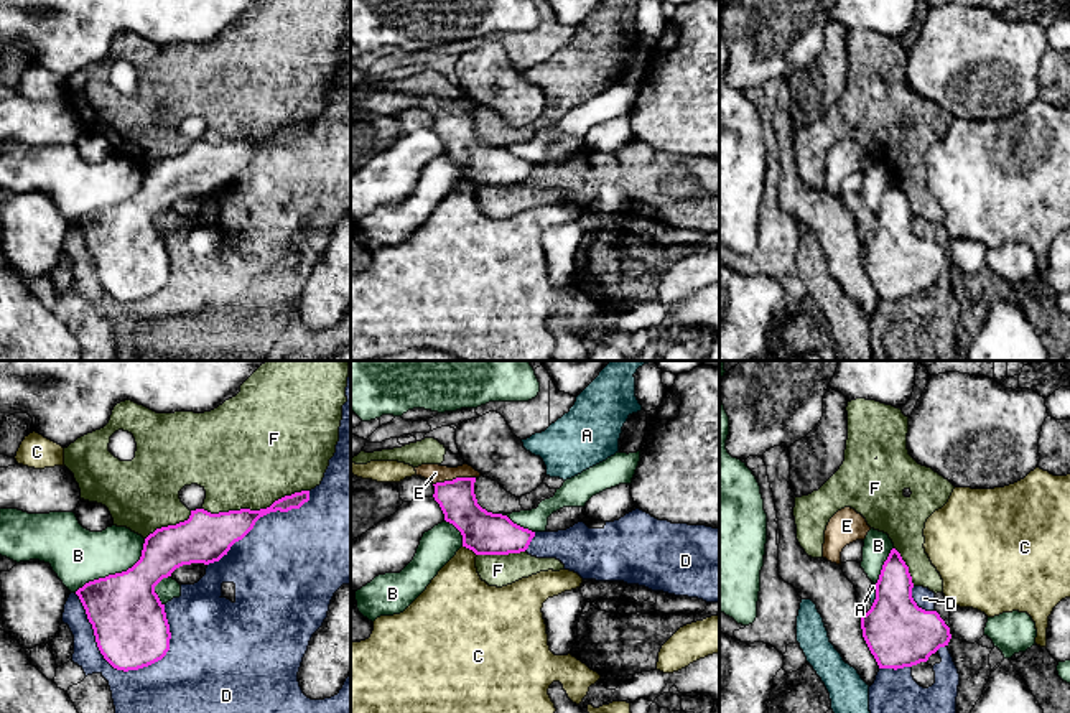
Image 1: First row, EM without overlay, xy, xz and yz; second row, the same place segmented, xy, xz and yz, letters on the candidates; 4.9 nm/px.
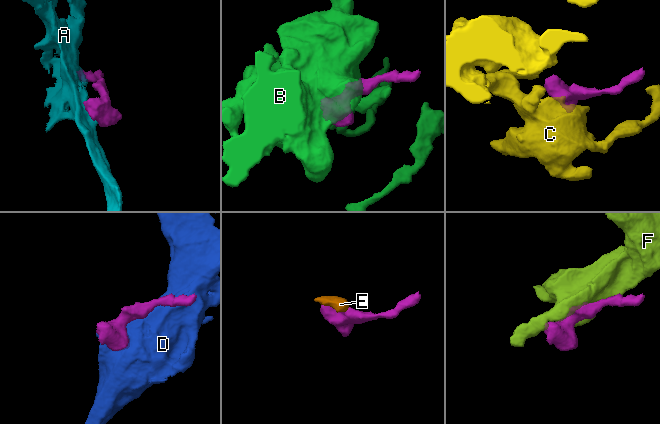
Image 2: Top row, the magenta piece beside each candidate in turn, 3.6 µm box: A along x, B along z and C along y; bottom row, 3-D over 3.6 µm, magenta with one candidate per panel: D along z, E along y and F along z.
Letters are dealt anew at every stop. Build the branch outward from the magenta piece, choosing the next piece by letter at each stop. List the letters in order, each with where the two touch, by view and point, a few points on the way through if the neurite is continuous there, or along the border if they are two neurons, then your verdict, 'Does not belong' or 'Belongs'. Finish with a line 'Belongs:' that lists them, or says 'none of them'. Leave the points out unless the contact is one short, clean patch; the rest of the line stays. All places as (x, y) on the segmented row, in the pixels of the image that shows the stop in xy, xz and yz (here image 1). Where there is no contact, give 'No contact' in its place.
A: Touches magenta at yz (876, 595). Boundary: yz (876, 585), (876, 598), (871, 603). Does not belong
B: Touches magenta at xy (116, 573). Does not belong
C: Touches magenta at xz (469, 549). Boundary: xz (463, 545), (476, 555). Does not belong
D: Touches magenta at xy (106, 659). Does not belong
E: Touches magenta at xz (453, 479). Does not belong
F: Touches magenta at xy (255, 511). Does not belong
Belongs: none of them

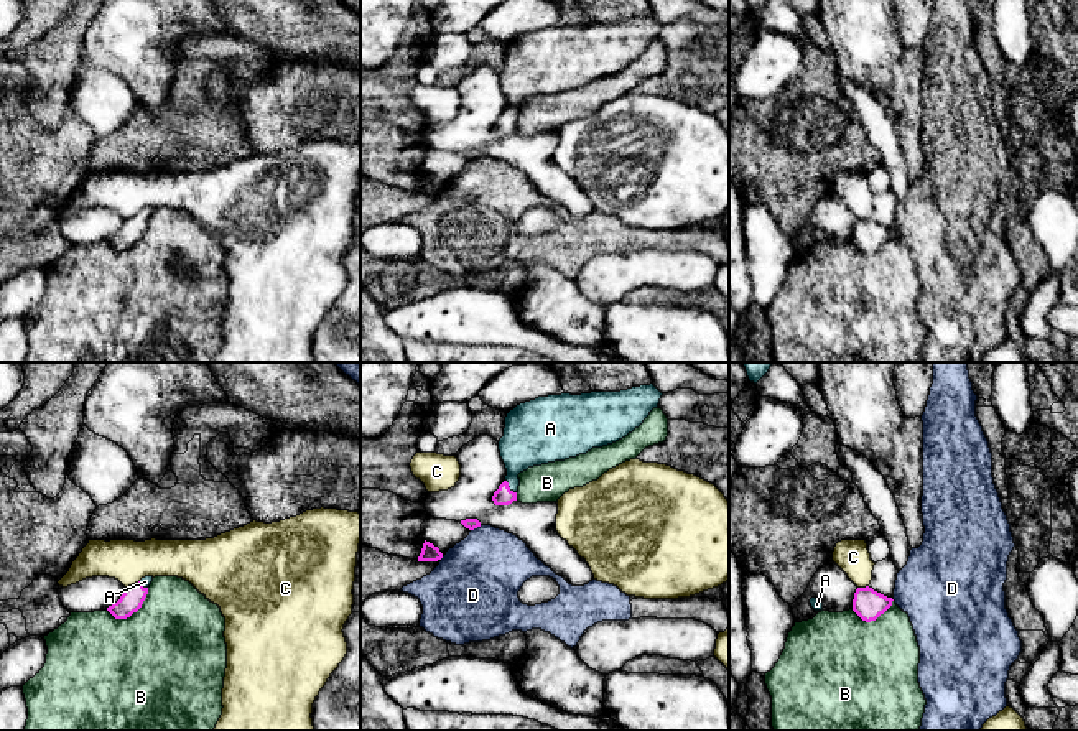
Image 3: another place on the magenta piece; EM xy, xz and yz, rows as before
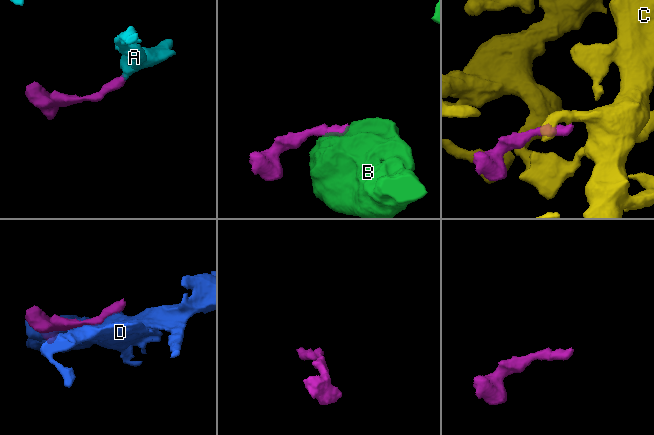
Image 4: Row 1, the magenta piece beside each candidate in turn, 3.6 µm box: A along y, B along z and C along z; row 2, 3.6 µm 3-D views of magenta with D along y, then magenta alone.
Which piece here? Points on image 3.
A: Touches magenta at xz (507, 486). Path across: xz (502, 496), (507, 486), (519, 450), (529, 440). Belongs
B: Touches magenta at xy (132, 613). Does not belong
C: Touches magenta at xy (132, 585). Boundary: xy (139, 580), (125, 588). Does not belong
D: Touches magenta at xz (476, 527). Does not belong
Belongs: A

